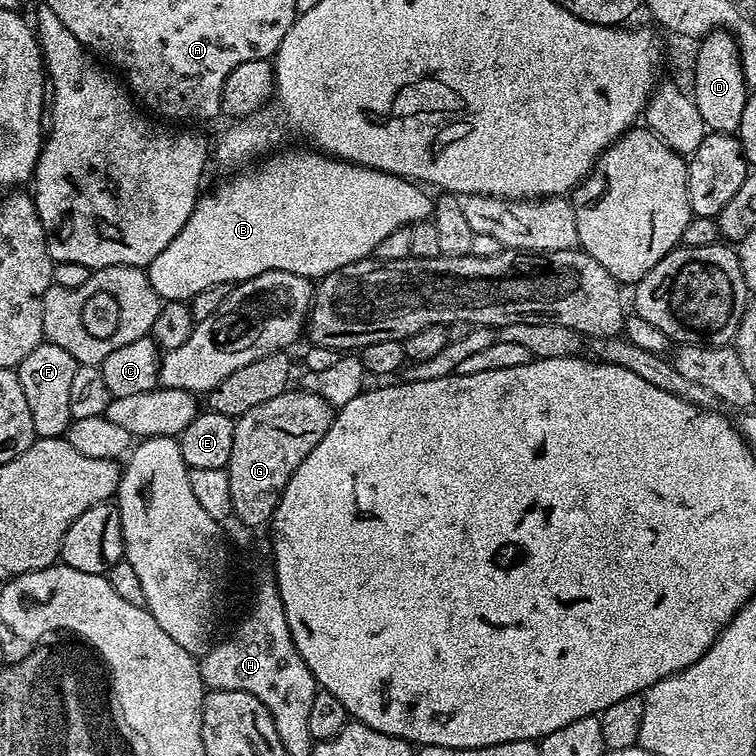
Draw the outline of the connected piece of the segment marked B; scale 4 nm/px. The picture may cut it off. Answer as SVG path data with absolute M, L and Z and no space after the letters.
M319 150L307 151L277 151L263 161L264 172L244 170L229 175L232 177L222 181L213 192L205 191L201 195L178 238L174 238L174 242L170 242L170 246L166 246L166 250L162 250L150 266L152 285L161 301L188 302L200 291L215 284L232 286L241 280L266 274L266 270L290 270L290 274L309 278L328 276L342 266L369 259L375 253L378 242L394 234L394 230L431 217L433 197L428 197L419 183L352 164L349 160L338 160Z

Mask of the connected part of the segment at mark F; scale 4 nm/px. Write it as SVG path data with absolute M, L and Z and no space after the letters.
M42 342L26 354L21 362L18 375L22 382L22 390L26 393L26 406L30 406L30 419L34 422L37 437L63 437L72 423L70 414L70 386L77 370L77 362L62 350L62 346L54 346Z

